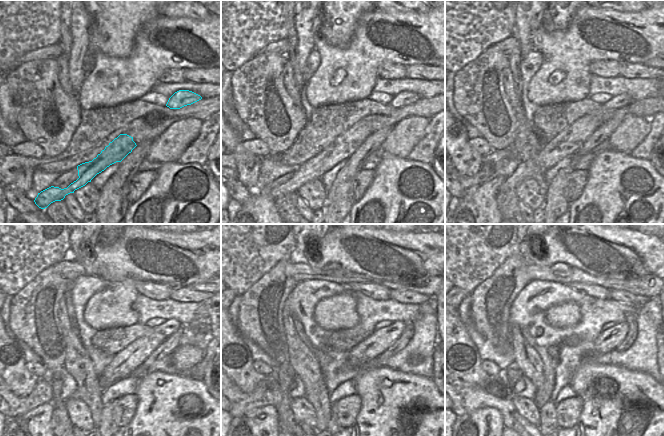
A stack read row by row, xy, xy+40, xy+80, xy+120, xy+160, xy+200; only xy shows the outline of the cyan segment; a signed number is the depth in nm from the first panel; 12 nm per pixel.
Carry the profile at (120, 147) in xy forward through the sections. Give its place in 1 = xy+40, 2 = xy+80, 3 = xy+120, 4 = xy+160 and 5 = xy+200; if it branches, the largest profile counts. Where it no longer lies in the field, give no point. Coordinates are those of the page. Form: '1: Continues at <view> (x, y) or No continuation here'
1: Continues at xy+40 (348, 142)
2: Continues at xy+80 (566, 143)
3: Continues at xy+120 (123, 363)
4: Continues at xy+160 (374, 345)
5: Continues at xy+200 (609, 339)

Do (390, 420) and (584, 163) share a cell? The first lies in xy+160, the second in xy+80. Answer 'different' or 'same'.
different

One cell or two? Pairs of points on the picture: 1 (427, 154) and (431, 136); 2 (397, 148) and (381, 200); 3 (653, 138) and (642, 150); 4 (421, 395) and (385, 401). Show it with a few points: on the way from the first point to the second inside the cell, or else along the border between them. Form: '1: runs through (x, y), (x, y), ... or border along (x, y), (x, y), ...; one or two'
1: runs through (427, 150), (430, 140); one
2: border along (382, 153), (390, 153), (405, 158); two
3: runs through (650, 141), (645, 147); one
4: runs through (412, 399), (409, 401), (394, 401); one

